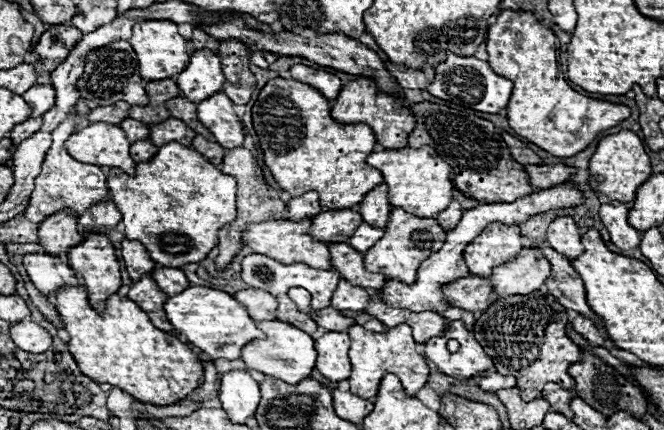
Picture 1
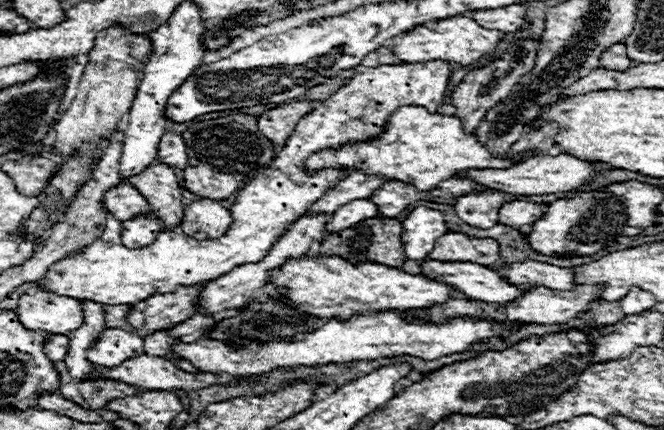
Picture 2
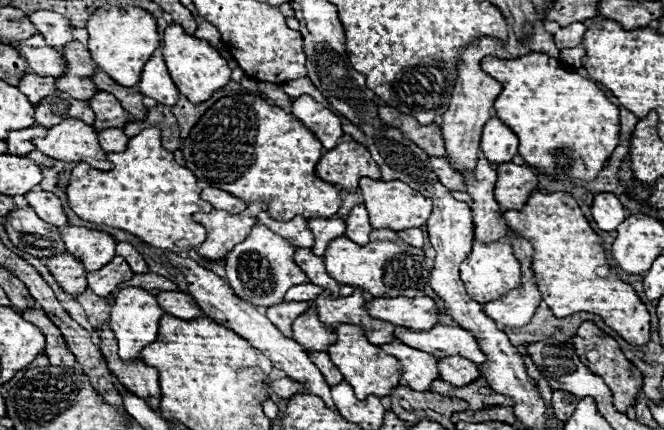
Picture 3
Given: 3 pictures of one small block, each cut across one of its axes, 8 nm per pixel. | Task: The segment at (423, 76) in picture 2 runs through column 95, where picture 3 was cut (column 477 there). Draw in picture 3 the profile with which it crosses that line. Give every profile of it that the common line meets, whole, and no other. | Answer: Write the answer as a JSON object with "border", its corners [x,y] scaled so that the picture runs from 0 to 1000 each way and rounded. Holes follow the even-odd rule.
{"border":[[[714,558],[708,595],[693,614],[693,642],[708,693],[714,693],[723,707],[732,707],[744,693],[756,693],[759,679],[783,670],[786,660],[783,609],[774,600],[774,581],[768,567],[744,572],[744,567],[726,567]]]}

